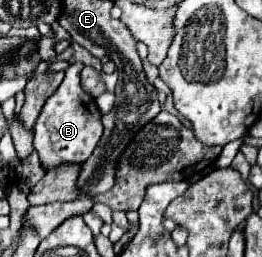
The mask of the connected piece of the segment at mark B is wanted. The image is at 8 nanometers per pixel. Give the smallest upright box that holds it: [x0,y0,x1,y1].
[34,61,102,169]

